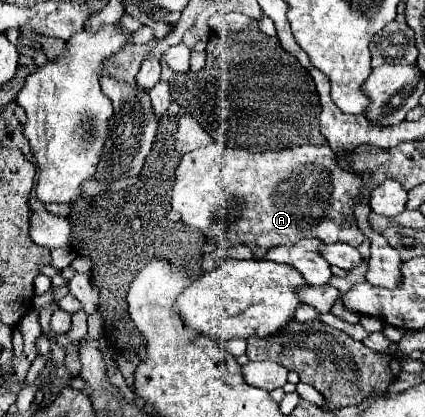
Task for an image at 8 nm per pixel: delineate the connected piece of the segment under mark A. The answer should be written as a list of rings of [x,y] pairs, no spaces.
[[[299,145],[299,147],[291,147],[291,149],[273,149],[273,151],[263,151],[263,153],[239,151],[239,149],[229,149],[229,147],[215,147],[215,151],[211,153],[207,147],[203,147],[201,157],[191,155],[191,153],[189,153],[189,161],[185,161],[185,155],[181,157],[179,169],[175,171],[175,183],[171,189],[171,209],[181,215],[181,221],[187,227],[191,227],[199,233],[205,233],[207,241],[211,241],[219,247],[247,245],[253,251],[255,259],[263,259],[267,255],[267,249],[273,249],[275,245],[281,245],[281,243],[295,243],[301,237],[317,237],[327,245],[329,243],[347,243],[351,247],[359,247],[365,241],[365,235],[361,233],[361,229],[357,227],[357,221],[355,221],[355,197],[357,197],[359,189],[361,189],[361,179],[355,173],[349,173],[343,167],[339,167],[335,153],[331,153],[331,149],[327,145]]]

